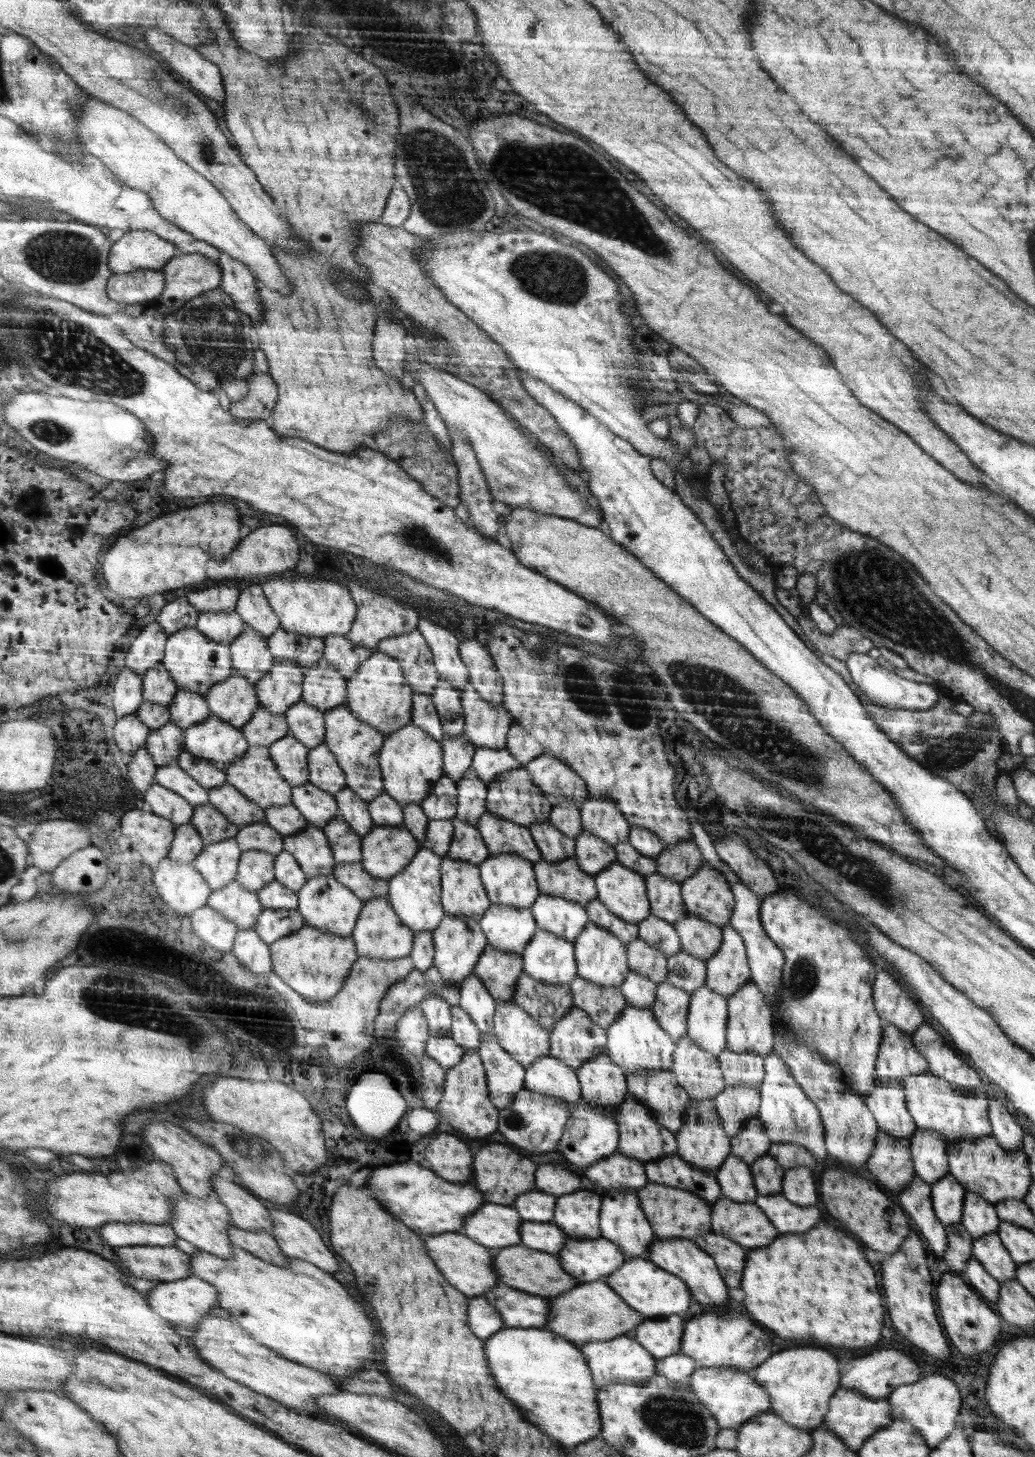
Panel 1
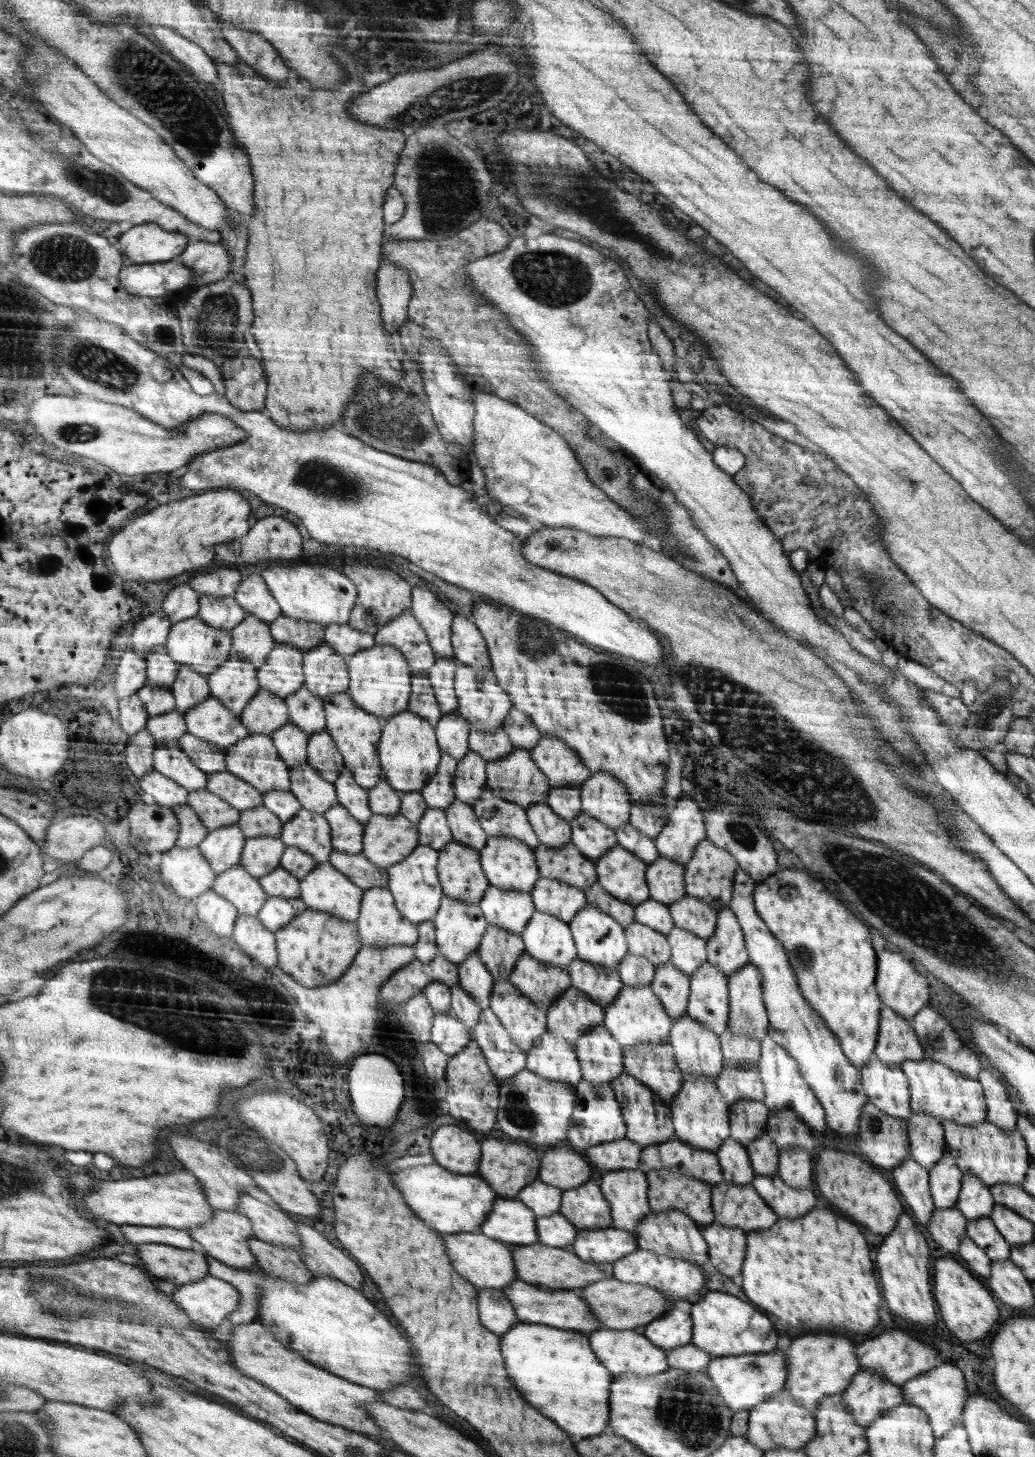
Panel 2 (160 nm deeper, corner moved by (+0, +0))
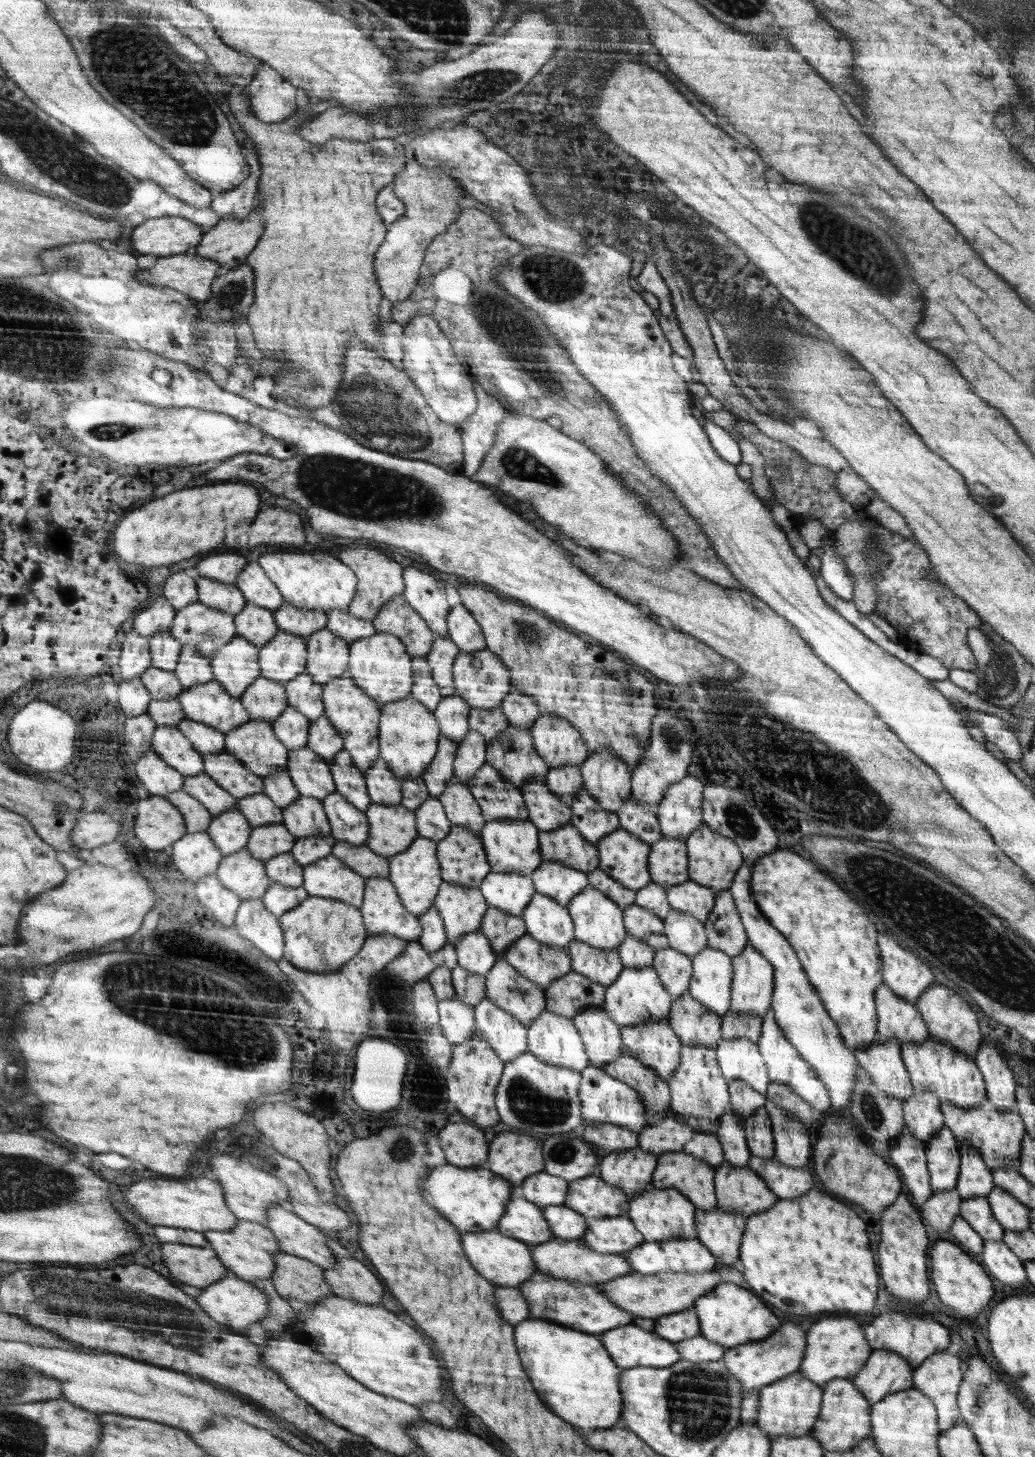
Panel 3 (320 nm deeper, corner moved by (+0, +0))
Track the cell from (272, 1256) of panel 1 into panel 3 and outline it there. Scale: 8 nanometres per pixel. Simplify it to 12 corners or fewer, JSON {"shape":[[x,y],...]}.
{"shape":[[282,1251],[274,1288],[294,1311],[335,1295],[323,1267]]}

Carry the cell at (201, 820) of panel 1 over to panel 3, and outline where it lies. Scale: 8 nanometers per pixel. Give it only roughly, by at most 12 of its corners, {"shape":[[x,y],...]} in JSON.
{"shape":[[207,771],[185,777],[183,789],[216,818],[239,798]]}

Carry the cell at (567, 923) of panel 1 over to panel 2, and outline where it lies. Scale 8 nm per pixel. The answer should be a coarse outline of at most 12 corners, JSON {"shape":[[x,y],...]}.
{"shape":[[540,876],[530,892],[535,910],[570,924],[586,894]]}

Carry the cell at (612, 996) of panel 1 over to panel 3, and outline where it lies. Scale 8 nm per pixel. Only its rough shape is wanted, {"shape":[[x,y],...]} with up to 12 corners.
{"shape":[[575,939],[567,946],[571,971],[614,984],[624,965],[616,949]]}

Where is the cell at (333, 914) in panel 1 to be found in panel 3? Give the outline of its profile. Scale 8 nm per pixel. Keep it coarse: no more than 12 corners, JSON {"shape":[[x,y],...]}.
{"shape":[[329,855],[303,867],[309,896],[359,908],[366,878]]}

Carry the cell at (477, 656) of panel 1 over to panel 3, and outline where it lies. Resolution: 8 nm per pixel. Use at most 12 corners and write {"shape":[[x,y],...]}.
{"shape":[[464,605],[447,616],[447,636],[461,652],[486,649],[479,623]]}

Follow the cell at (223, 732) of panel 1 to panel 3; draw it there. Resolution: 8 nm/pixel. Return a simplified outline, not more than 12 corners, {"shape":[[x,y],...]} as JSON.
{"shape":[[218,679],[185,689],[188,719],[226,734],[251,720]]}

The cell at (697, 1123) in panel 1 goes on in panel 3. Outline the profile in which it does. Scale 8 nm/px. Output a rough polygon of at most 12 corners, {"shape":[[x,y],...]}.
{"shape":[[681,1045],[671,1109],[696,1130],[716,1132],[731,1112],[714,1049]]}

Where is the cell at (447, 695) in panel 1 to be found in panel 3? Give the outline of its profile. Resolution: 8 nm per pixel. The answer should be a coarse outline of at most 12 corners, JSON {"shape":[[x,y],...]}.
{"shape":[[434,637],[426,656],[443,698],[455,692],[453,662],[461,650]]}

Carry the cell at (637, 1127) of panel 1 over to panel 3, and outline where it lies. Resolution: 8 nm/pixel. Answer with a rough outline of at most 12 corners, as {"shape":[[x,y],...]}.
{"shape":[[623,1047],[605,1072],[641,1096],[646,1126],[671,1109],[670,1084]]}

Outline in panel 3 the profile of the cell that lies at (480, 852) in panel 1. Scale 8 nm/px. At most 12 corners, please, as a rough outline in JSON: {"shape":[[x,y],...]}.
{"shape":[[453,775],[437,799],[451,826],[481,836],[486,823],[466,782]]}

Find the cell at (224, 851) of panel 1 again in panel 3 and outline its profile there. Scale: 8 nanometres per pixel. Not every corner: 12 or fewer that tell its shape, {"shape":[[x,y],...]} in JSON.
{"shape":[[240,807],[213,819],[208,830],[225,857],[250,841],[252,827]]}

